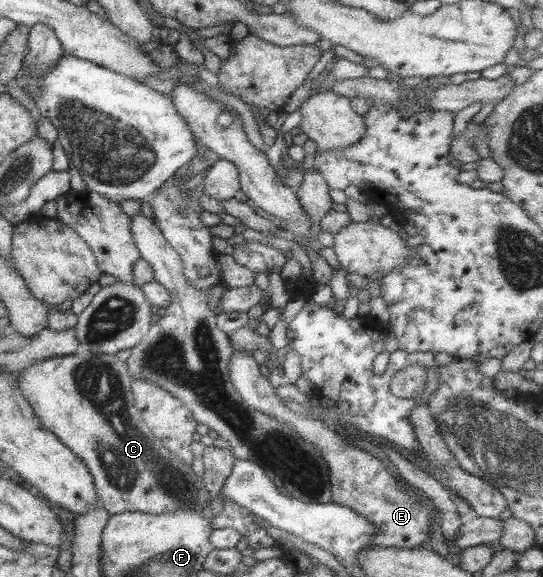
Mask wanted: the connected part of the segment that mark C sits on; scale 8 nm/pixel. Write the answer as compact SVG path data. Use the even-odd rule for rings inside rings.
M80 344L75 352L66 356L54 356L52 358L46 358L32 364L22 370L18 370L18 384L21 387L21 393L26 398L26 401L33 409L34 415L38 416L40 423L82 463L88 469L88 474L92 477L93 487L97 496L97 502L108 513L108 516L117 515L126 511L139 512L148 515L161 515L162 513L170 513L172 511L179 511L180 509L192 509L204 514L203 508L206 502L210 501L212 497L205 491L202 485L202 479L199 480L190 466L182 464L179 460L176 460L170 452L164 447L161 447L162 443L153 436L152 431L142 421L141 415L137 413L137 408L134 407L134 400L132 399L131 383L132 378L126 370L125 361L120 361L116 358L115 354L101 354L100 352L91 352L85 345Z

